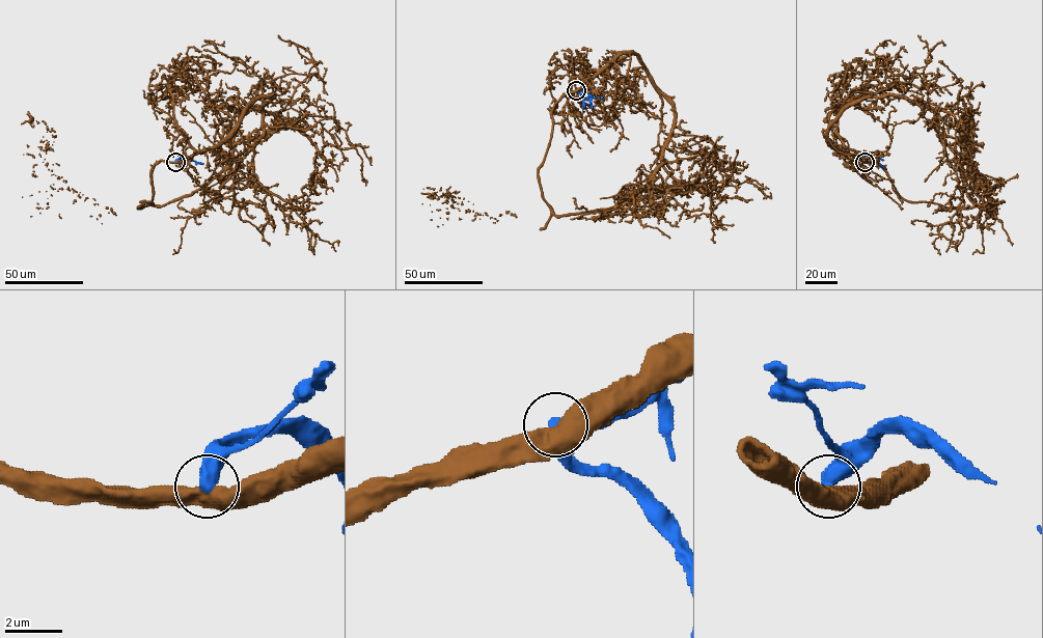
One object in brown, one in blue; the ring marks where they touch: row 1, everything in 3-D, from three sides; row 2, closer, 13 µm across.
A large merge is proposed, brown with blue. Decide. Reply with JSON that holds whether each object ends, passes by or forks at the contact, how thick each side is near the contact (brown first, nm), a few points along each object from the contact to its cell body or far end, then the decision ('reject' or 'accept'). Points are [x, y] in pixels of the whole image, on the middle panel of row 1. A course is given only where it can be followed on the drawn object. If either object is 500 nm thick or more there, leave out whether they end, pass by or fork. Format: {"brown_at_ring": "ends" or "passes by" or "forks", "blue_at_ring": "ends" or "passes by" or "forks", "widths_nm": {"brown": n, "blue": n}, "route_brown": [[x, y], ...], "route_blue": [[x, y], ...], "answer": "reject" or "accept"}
{"widths_nm": {"brown": 500, "blue": 550}, "route_brown": [[576, 90], [621, 54], [634, 53], [674, 114], [653, 186], [687, 188], [711, 164], [739, 182]], "route_blue": [[576, 90], [584, 99], [592, 95], [603, 100]], "answer": "reject"}

